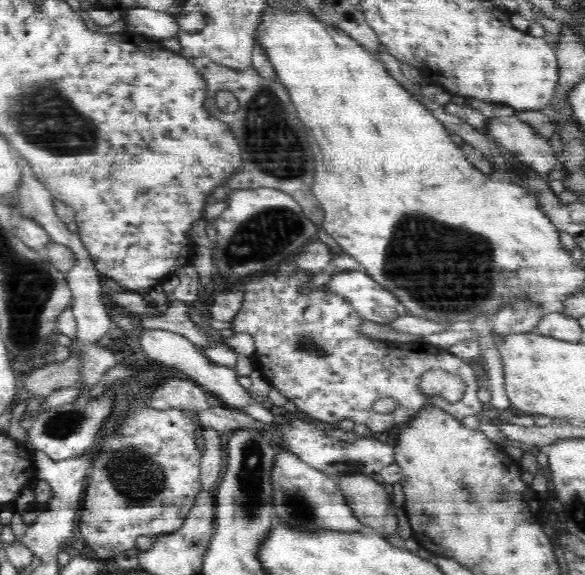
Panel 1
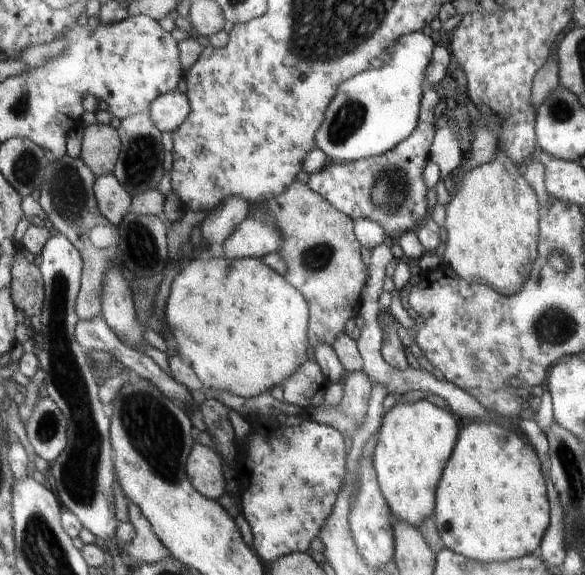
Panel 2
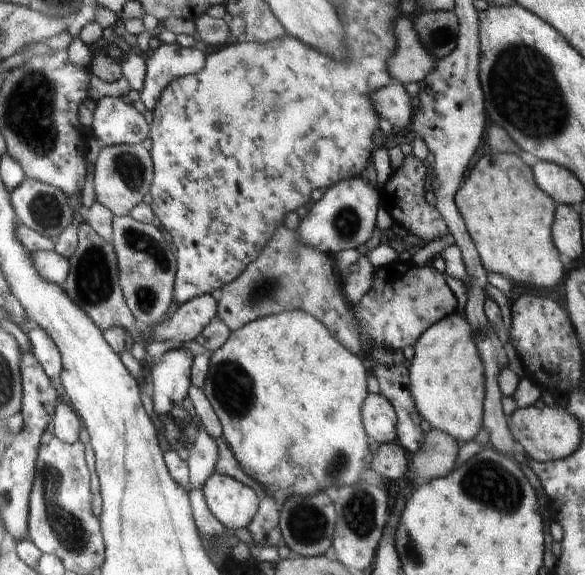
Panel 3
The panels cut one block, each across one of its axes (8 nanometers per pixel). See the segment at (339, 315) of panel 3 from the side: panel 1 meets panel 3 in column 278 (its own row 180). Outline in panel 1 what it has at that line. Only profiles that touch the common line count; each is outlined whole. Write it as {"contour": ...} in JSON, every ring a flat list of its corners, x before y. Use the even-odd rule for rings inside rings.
{"contour":[[208,57,188,59,192,66,202,75,206,83,205,108,210,110,210,115,226,123,235,134,242,151,242,170,237,175,228,178,227,187,233,189,275,188,283,190,286,194,293,195,301,205,304,215,316,226,323,223,325,212,312,192,314,178,314,160,308,143,306,131,290,102,288,90,278,82,276,77,267,80,258,75,254,67,245,71,237,71,230,67,222,66],[229,91,239,102,239,110,226,113,216,106,216,94]]}

